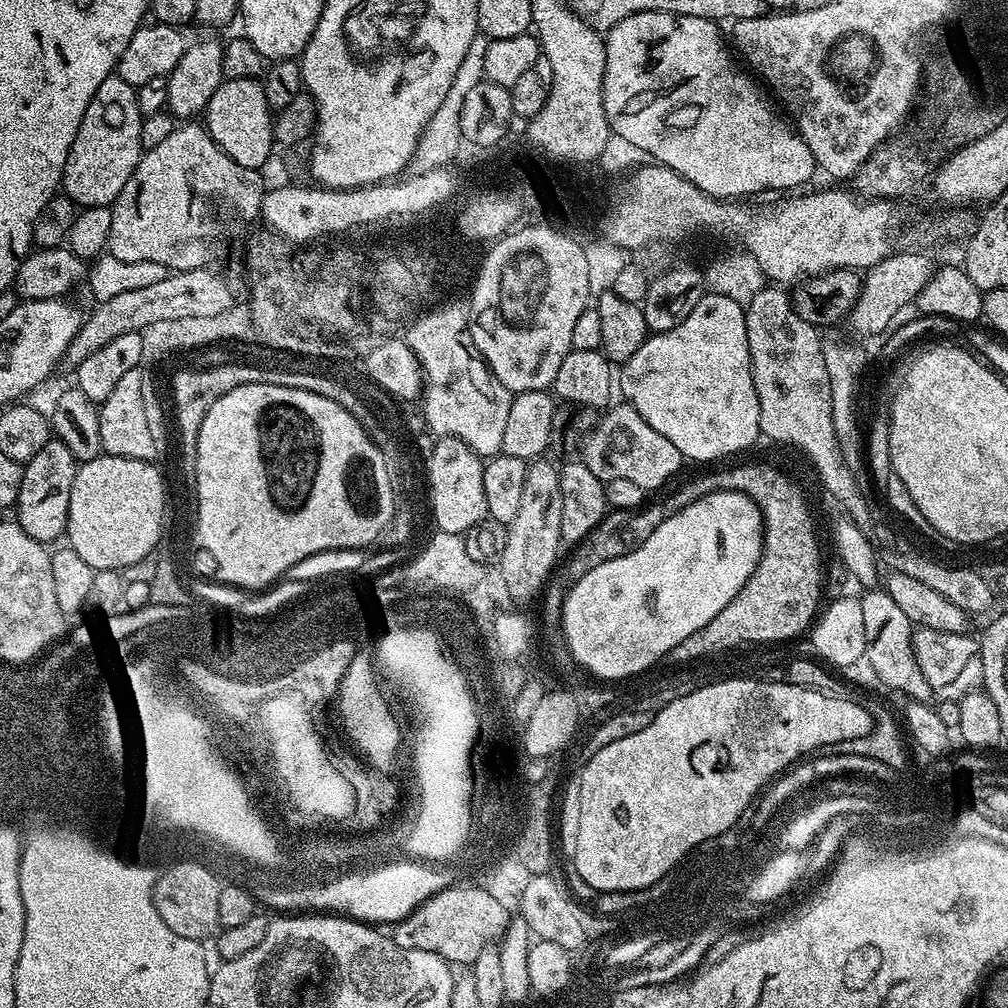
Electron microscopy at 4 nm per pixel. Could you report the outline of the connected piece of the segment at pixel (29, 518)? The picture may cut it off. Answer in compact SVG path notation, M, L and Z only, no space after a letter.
M49 438L46 446L42 446L42 450L38 450L38 454L34 454L34 458L30 458L22 468L22 482L18 490L18 498L14 505L15 523L30 536L37 540L38 543L45 546L51 545L51 540L56 540L65 535L68 531L68 507L70 506L70 490L74 486L74 478L76 477L76 469L78 461L71 454L67 446L57 438Z

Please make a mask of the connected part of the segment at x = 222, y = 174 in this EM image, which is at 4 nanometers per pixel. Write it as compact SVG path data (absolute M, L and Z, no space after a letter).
M181 123L163 142L158 142L158 146L147 149L147 151L141 155L138 166L134 170L134 174L130 174L126 186L122 186L122 194L118 194L118 198L110 206L112 209L113 221L110 227L107 251L114 258L121 259L122 262L156 262L172 272L189 272L195 268L207 268L213 263L212 259L220 252L220 244L216 241L216 235L220 232L220 224L216 218L216 212L212 207L214 207L215 204L225 204L226 207L232 208L233 214L236 215L238 219L253 219L255 221L257 217L259 217L260 207L264 201L264 193L266 191L266 183L264 184L264 180L260 175L261 173L255 168L238 166L238 162L234 162L234 158L230 158L218 145L216 145L214 138L203 123Z

